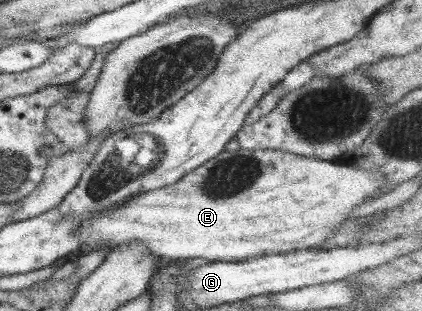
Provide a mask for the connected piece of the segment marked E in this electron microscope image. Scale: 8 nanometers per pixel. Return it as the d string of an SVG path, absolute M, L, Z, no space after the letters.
M221 150L195 171L186 173L179 182L131 196L99 211L99 215L92 215L75 234L81 241L81 252L96 251L103 246L108 252L132 241L141 243L164 261L237 262L252 256L318 247L337 231L356 206L370 200L381 189L380 185L382 175L378 171L362 171L284 150Z

